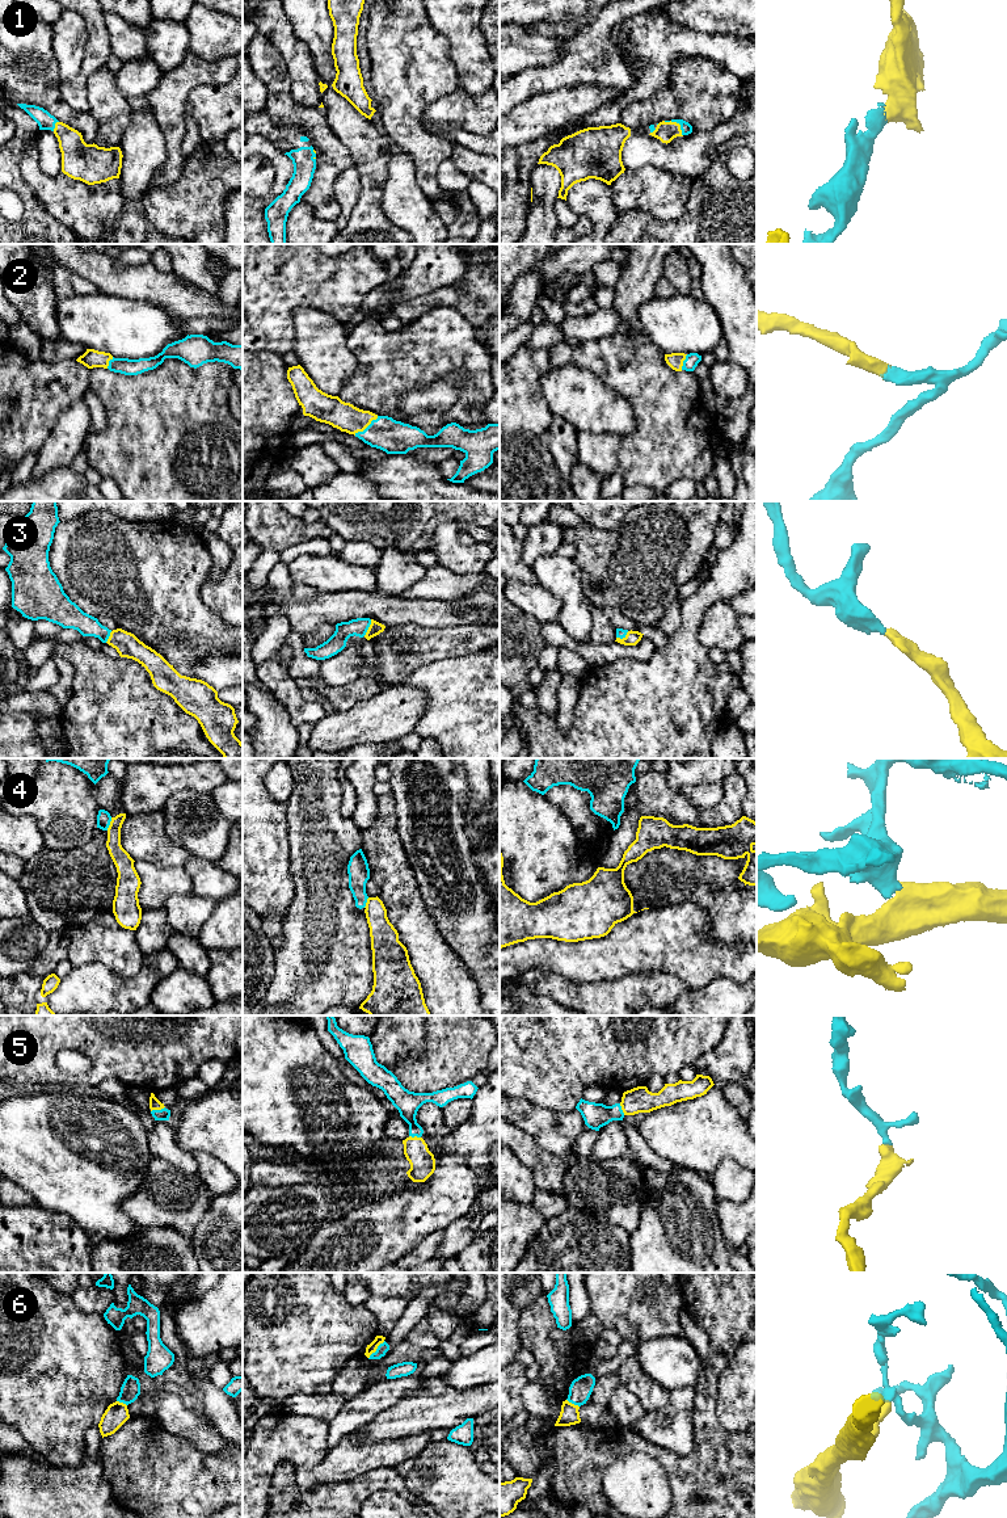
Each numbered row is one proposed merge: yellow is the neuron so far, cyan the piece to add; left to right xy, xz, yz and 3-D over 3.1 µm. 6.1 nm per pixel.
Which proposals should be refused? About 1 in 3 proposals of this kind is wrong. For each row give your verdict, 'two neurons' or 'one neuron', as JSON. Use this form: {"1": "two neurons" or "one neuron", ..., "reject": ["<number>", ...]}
{"1": "one neuron", "2": "one neuron", "3": "one neuron", "4": "two neurons", "5": "one neuron", "6": "two neurons", "reject": ["4", "6"]}

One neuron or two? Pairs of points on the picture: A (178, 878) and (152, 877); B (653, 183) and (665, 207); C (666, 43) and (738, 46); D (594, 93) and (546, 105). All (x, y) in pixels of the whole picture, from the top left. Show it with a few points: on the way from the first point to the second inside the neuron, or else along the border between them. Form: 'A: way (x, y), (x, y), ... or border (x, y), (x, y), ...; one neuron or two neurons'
A: way (172, 878), (159, 878); one neuron
B: way (656, 189), (665, 201); one neuron
C: way (685, 43), (720, 46); one neuron
D: way (582, 100), (568, 105), (557, 105); one neuron

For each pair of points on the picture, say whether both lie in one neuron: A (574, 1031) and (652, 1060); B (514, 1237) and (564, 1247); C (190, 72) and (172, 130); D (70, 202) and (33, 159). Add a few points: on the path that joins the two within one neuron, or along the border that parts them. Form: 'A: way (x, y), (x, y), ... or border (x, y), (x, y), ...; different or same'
A: way (594, 1031), (615, 1045), (632, 1048); same
B: border (544, 1226), (529, 1244), (527, 1251), (521, 1258); different
C: way (176, 87), (172, 93), (172, 116); same
D: way (58, 193), (33, 171); same

